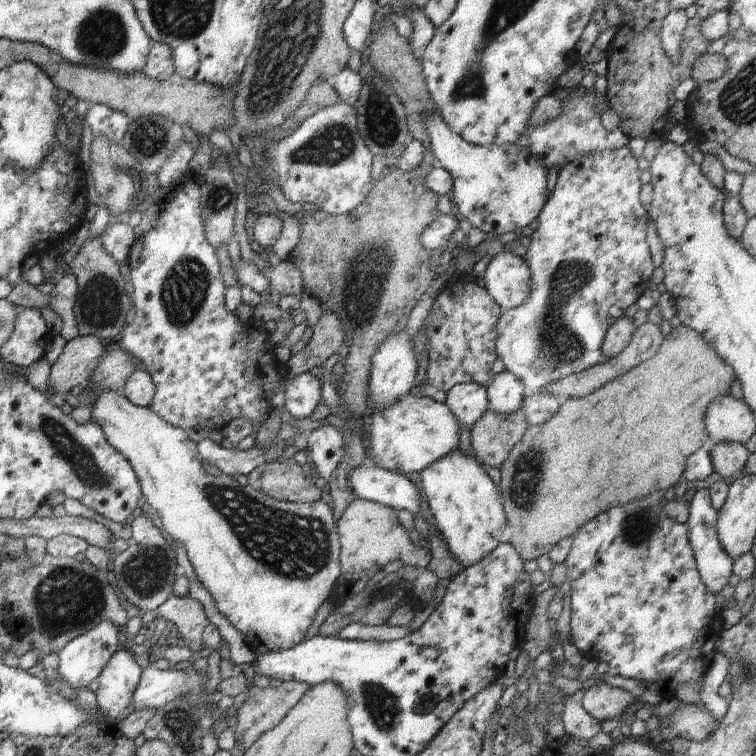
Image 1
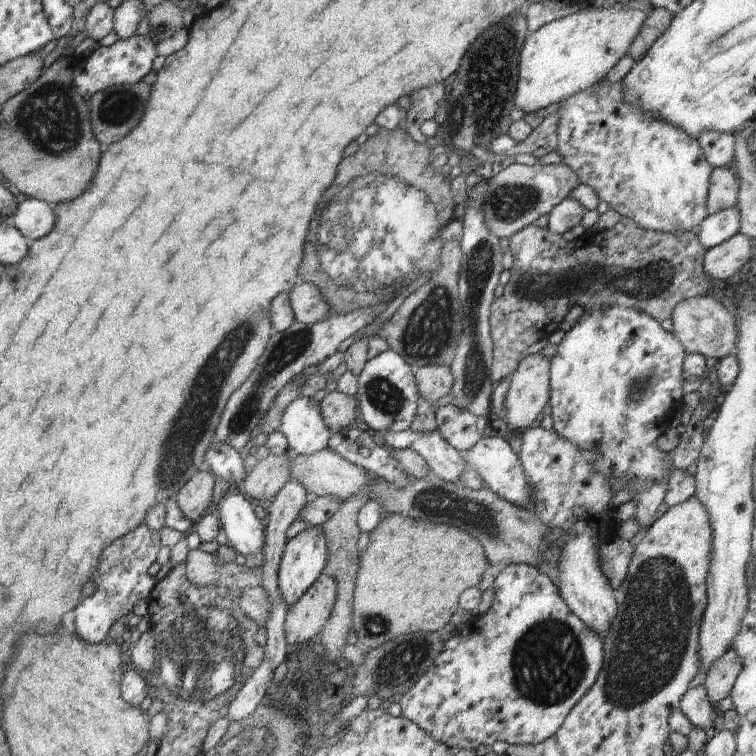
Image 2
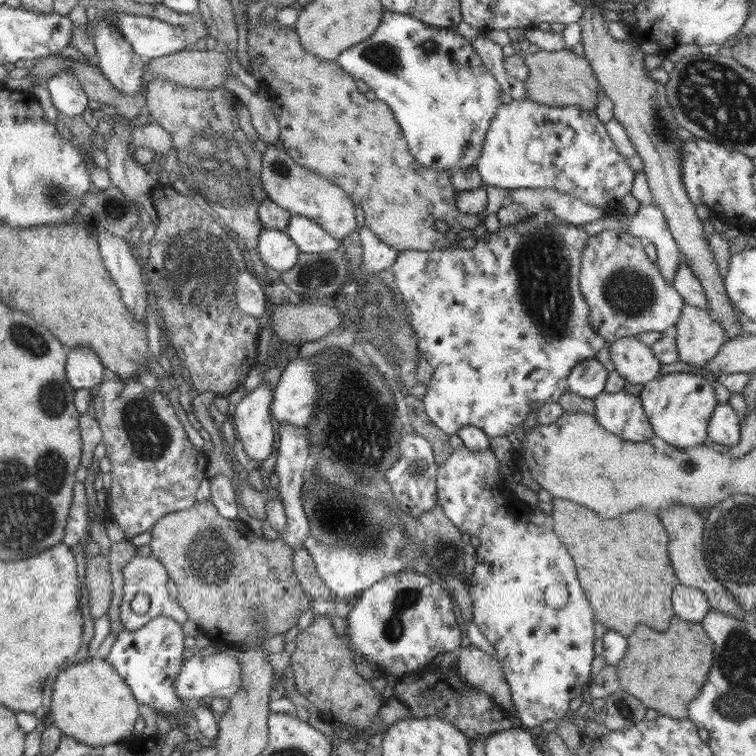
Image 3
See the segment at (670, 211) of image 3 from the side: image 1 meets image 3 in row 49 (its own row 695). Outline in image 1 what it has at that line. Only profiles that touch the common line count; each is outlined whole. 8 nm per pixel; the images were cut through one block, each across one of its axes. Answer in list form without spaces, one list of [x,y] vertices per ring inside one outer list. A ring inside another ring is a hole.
[[[597,682],[584,692],[582,706],[592,718],[602,724],[620,718],[638,696],[639,694],[634,695],[620,688],[613,688],[604,682]]]

